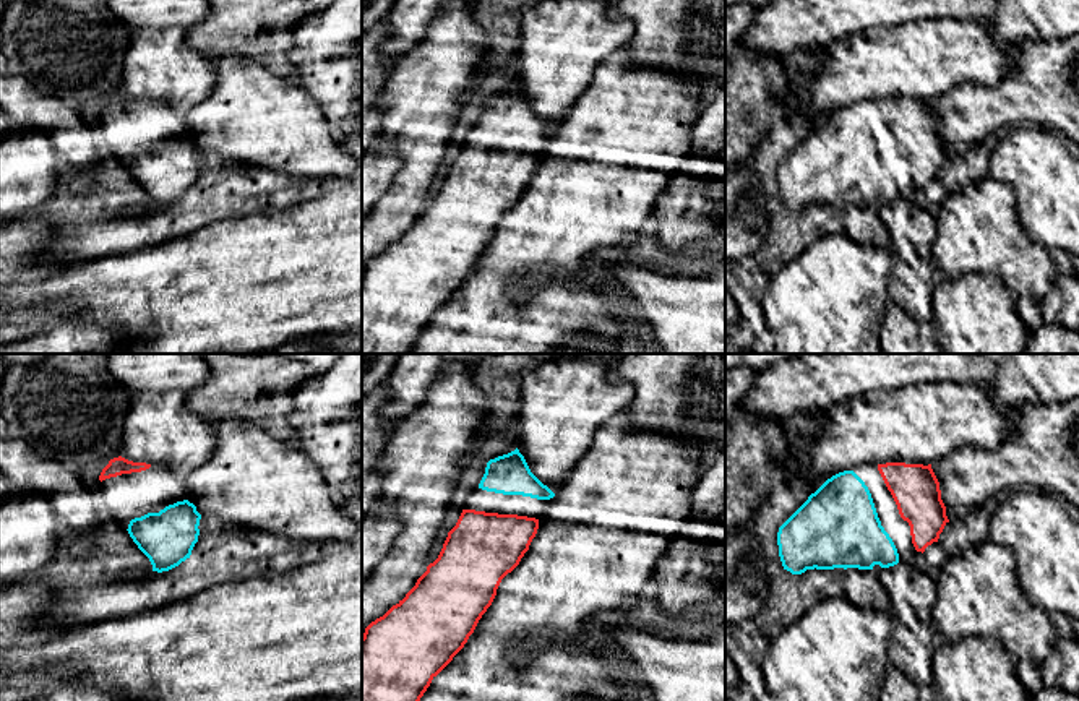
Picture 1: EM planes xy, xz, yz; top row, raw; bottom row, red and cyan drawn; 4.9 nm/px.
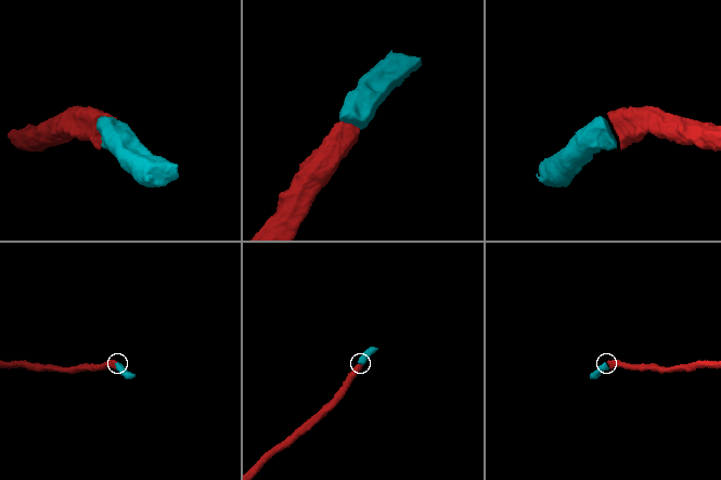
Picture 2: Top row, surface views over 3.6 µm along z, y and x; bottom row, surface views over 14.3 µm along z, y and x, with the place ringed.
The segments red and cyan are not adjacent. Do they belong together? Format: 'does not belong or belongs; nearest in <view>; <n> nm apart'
belongs; nearest in yz; 90 nm apart

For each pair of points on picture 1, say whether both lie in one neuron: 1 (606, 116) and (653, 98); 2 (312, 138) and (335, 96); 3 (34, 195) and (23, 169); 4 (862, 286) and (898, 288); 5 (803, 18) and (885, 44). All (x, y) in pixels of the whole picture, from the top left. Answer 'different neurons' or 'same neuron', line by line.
1: same neuron
2: different neurons
3: different neurons
4: different neurons
5: different neurons

